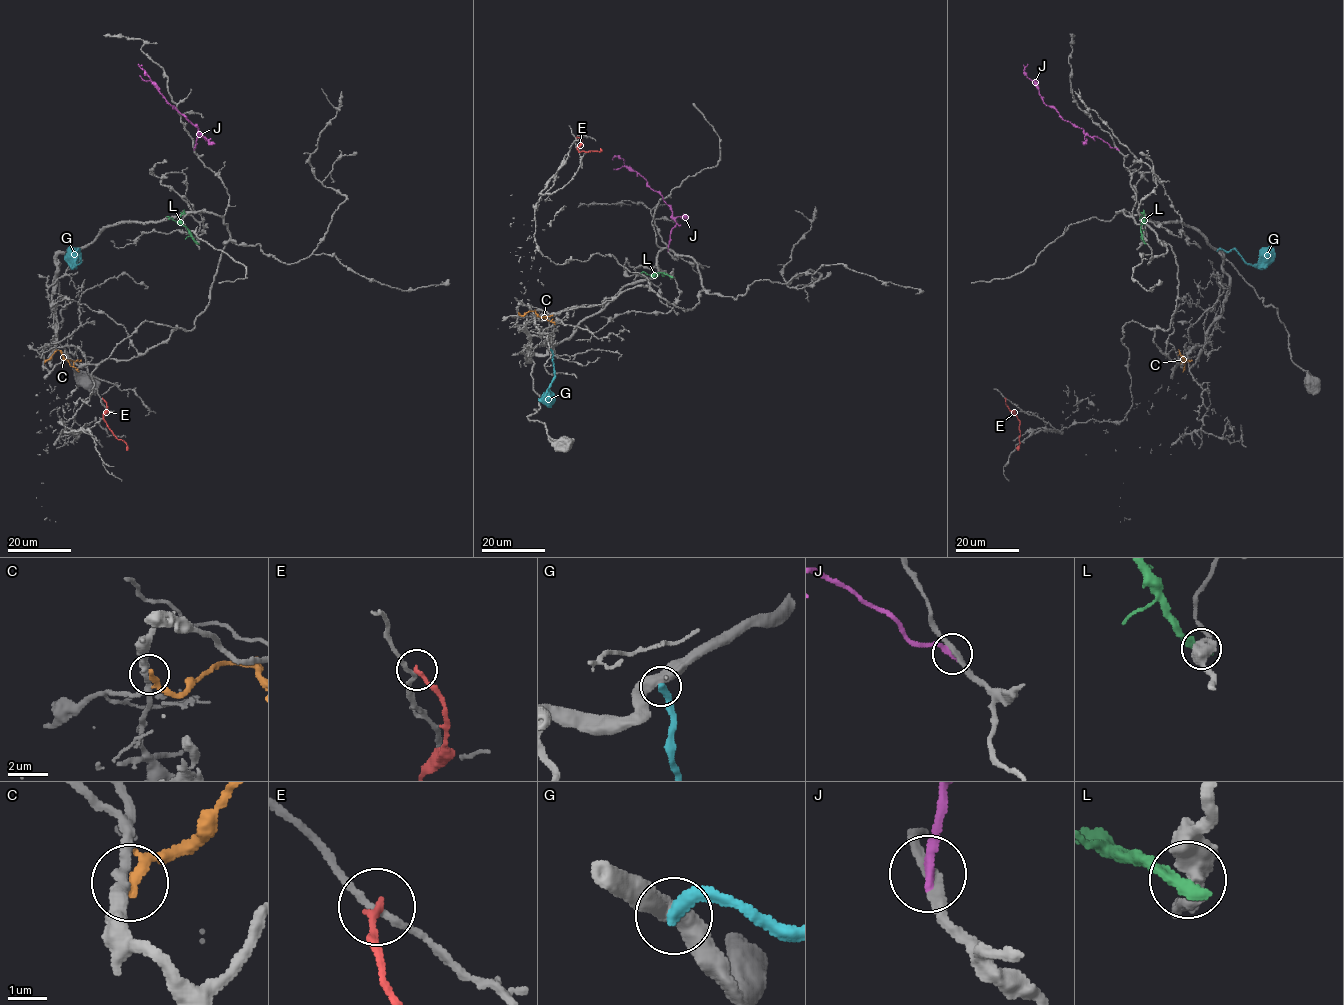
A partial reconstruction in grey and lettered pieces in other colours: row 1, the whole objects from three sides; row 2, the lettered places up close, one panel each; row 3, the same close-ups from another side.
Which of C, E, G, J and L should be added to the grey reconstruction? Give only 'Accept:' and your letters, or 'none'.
Accept: none

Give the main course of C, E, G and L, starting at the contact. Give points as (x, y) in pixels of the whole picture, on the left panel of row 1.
C: (44, 362), (59, 350), (79, 372)
E: (102, 398), (107, 406), (105, 422), (111, 432), (126, 444), (126, 450)
G: (77, 250), (79, 249), (80, 262), (77, 265), (69, 256), (71, 247)
L: (197, 243), (186, 227), (167, 216)

